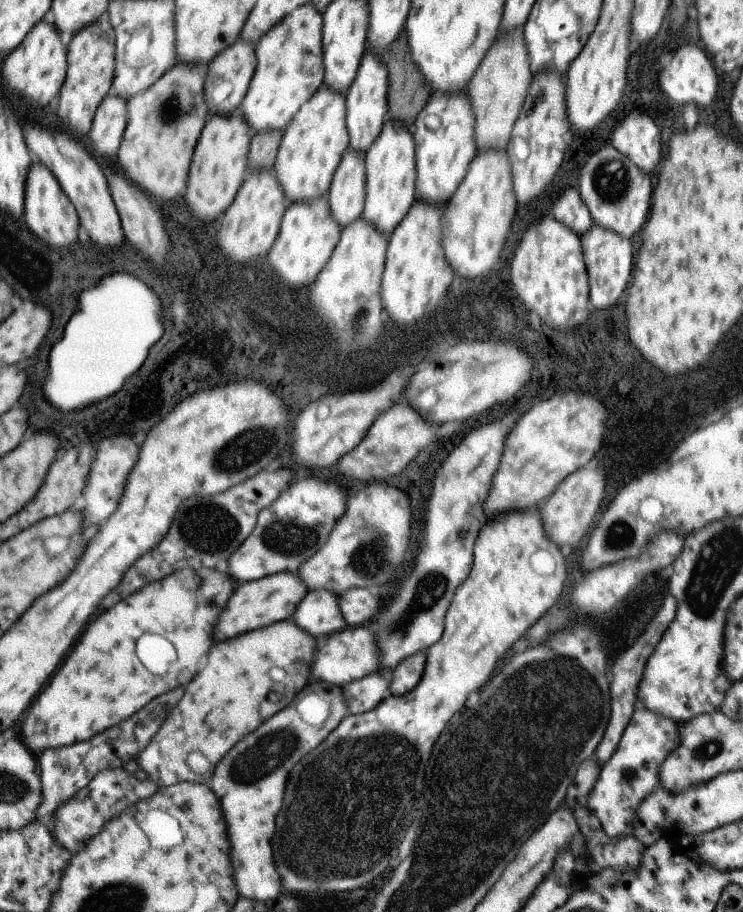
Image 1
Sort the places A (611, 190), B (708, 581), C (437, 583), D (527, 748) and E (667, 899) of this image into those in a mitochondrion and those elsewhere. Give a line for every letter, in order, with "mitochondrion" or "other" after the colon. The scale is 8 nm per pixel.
A: mitochondrion
B: mitochondrion
C: mitochondrion
D: other
E: other

